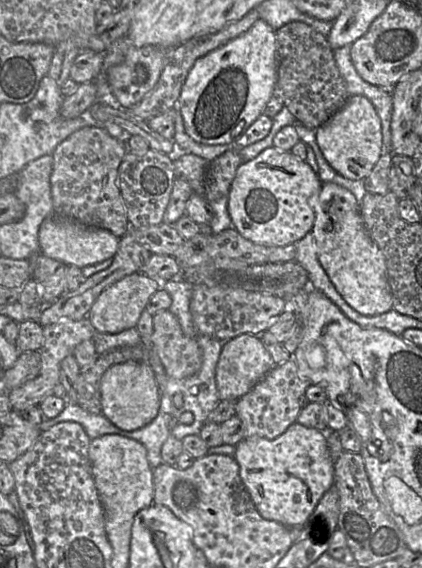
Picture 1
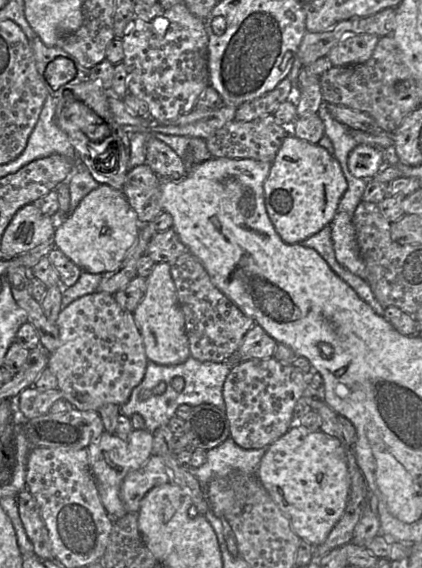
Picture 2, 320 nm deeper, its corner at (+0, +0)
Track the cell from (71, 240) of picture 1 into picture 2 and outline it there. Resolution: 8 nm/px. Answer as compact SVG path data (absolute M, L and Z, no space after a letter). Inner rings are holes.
M99 185L80 201L72 214L57 223L52 242L82 271L105 274L115 270L138 241L141 225L121 190Z

